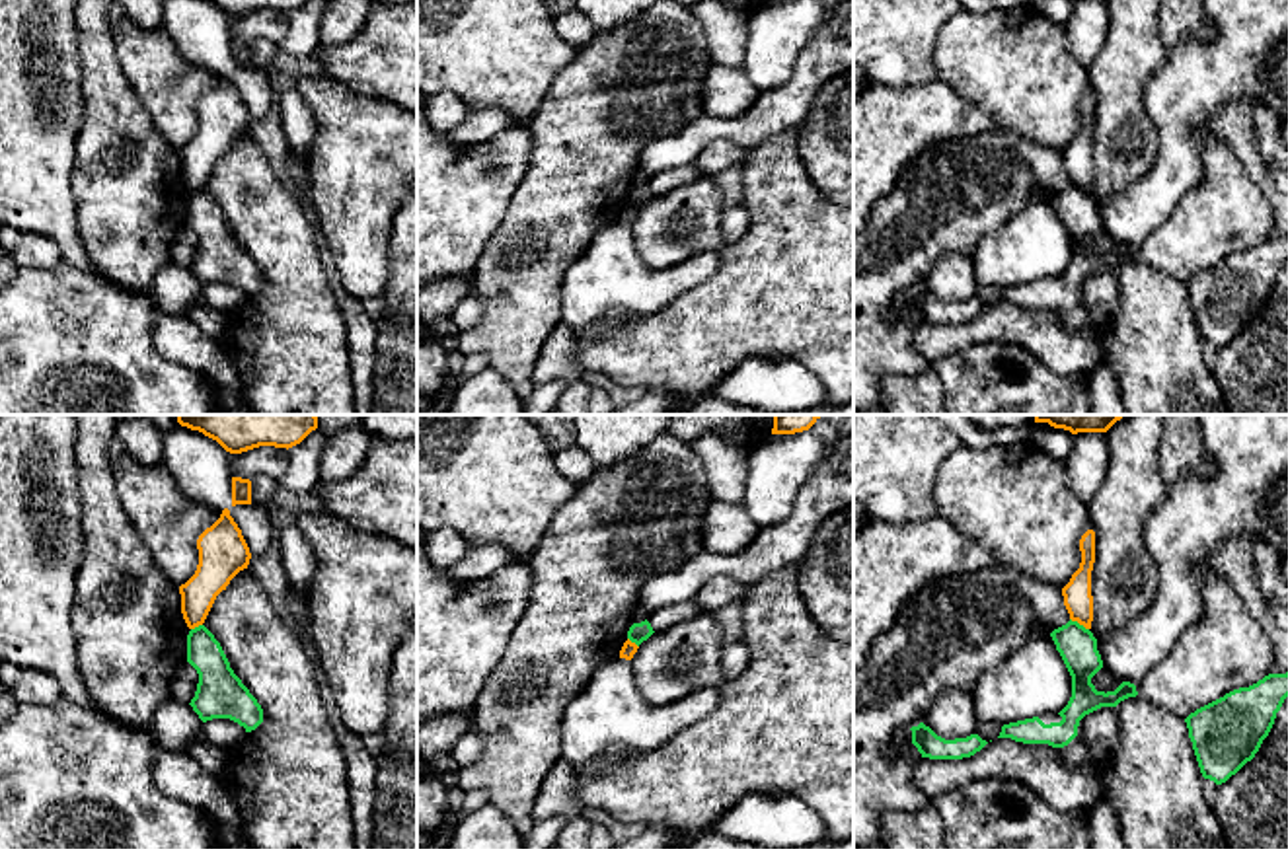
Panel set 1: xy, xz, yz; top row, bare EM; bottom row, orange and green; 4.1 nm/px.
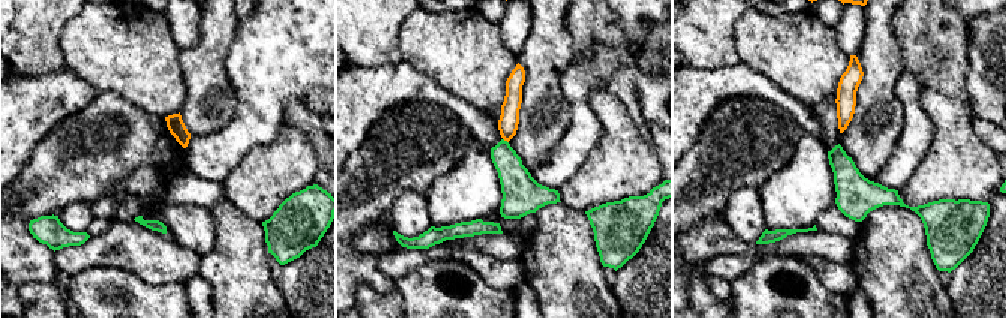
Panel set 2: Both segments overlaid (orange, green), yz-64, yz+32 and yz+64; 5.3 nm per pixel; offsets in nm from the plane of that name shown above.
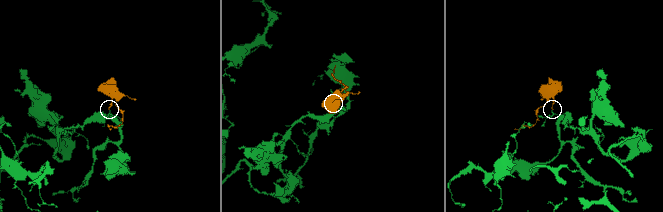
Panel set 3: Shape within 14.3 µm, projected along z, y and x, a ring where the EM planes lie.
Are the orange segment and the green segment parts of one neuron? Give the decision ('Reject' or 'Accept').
Reject

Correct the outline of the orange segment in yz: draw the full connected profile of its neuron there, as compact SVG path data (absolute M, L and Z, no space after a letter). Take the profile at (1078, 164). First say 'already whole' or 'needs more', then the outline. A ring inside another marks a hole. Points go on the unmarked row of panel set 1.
already whole | M1087 93L1080 103L1081 127L1072 138L1070 146L1062 152L1064 169L1072 185L1091 193L1093 185L1093 160L1091 160L1091 134L1095 127L1095 95Z

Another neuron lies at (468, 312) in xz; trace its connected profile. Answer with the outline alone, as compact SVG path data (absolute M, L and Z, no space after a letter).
M474 292L468 294L454 306L450 319L458 331L468 331L475 327L483 319L481 300Z

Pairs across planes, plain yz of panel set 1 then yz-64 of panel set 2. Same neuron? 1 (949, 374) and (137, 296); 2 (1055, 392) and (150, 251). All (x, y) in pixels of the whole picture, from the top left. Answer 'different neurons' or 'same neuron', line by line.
1: same neuron
2: different neurons

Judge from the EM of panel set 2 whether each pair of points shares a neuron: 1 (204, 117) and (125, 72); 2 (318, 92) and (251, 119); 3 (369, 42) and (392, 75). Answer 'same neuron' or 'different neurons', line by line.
1: different neurons
2: same neuron
3: different neurons

